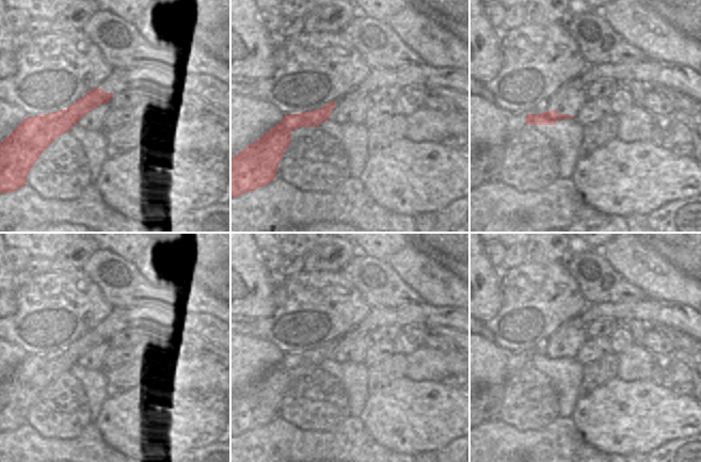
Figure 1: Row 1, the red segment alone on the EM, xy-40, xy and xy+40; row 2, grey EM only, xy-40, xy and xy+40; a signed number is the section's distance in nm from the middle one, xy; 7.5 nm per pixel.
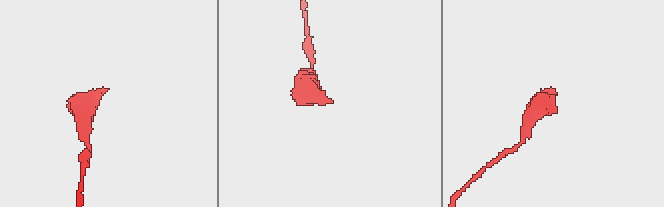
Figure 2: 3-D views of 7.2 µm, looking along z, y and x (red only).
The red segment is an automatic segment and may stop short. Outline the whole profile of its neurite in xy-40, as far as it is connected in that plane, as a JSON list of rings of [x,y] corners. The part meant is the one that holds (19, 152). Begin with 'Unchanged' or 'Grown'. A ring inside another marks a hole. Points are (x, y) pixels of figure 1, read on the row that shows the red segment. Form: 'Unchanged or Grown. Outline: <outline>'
Unchanged. Outline: [[[94,89],[64,110],[38,114],[25,118],[2,142],[0,142],[0,194],[17,191],[27,185],[27,177],[39,156],[62,134],[71,131],[75,125],[89,112],[108,103],[113,93]]]

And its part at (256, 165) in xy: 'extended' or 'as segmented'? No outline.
as segmented

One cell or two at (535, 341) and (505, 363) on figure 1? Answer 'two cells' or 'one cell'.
two cells

